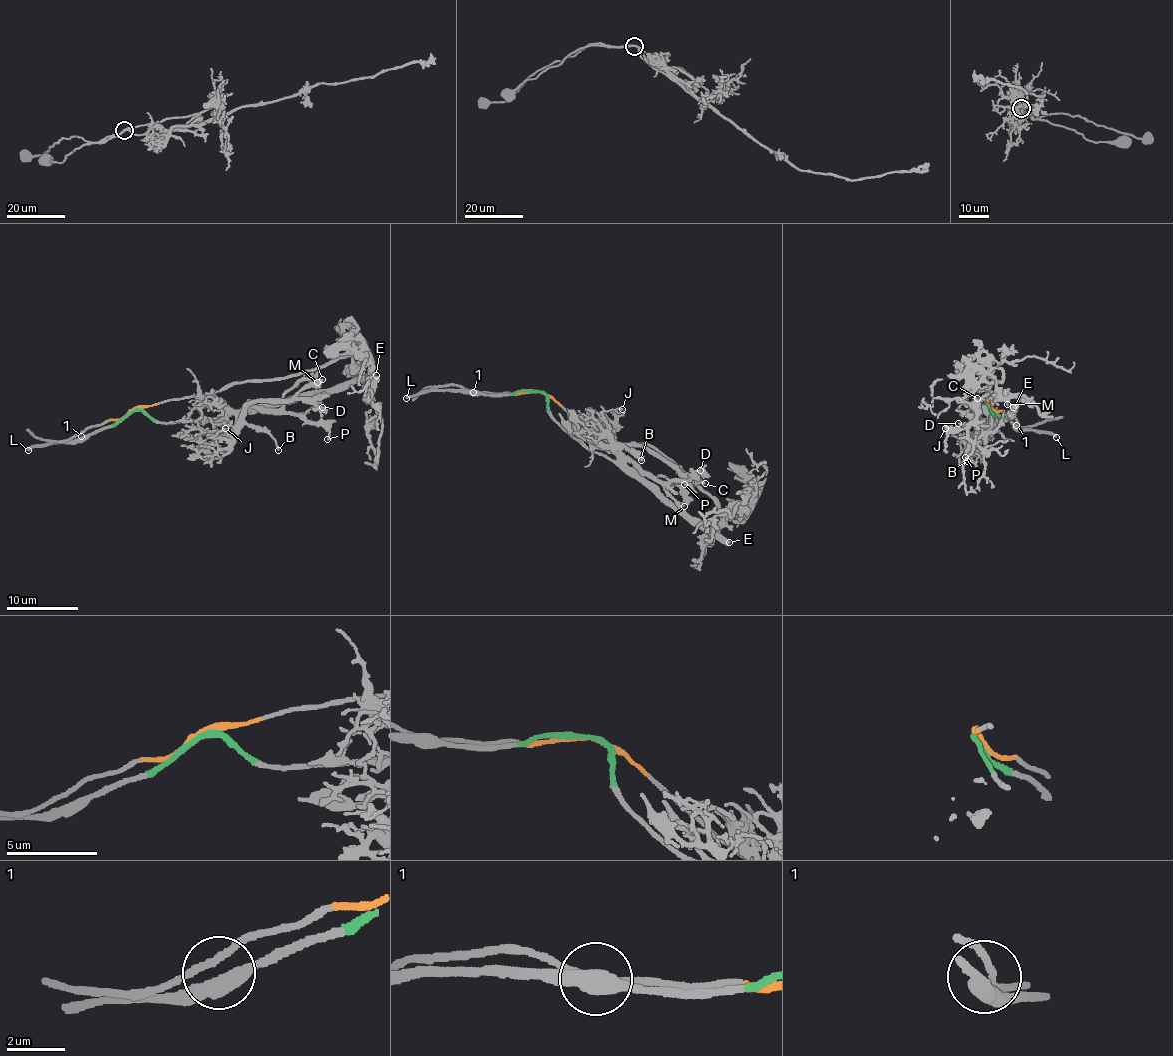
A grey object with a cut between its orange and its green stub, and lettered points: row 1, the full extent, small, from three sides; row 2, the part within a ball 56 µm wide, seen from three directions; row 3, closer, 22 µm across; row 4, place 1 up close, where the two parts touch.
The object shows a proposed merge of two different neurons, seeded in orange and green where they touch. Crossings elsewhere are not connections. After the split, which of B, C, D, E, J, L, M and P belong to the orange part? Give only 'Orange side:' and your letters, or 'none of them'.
Orange side: none of them

